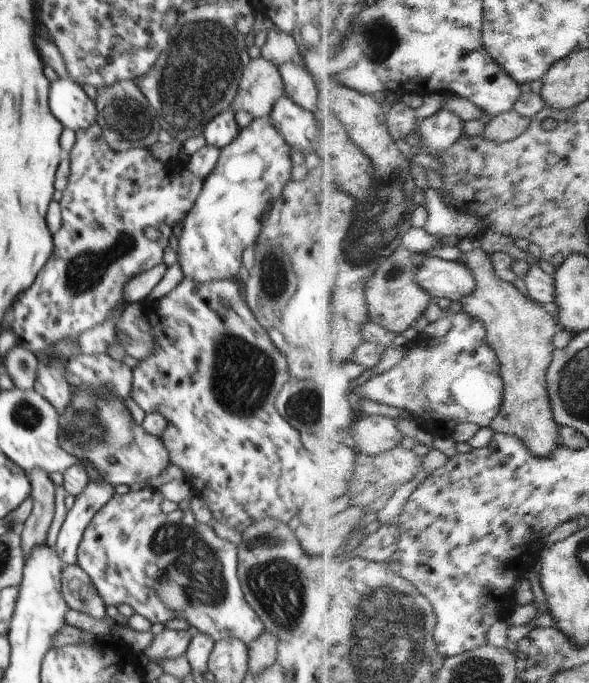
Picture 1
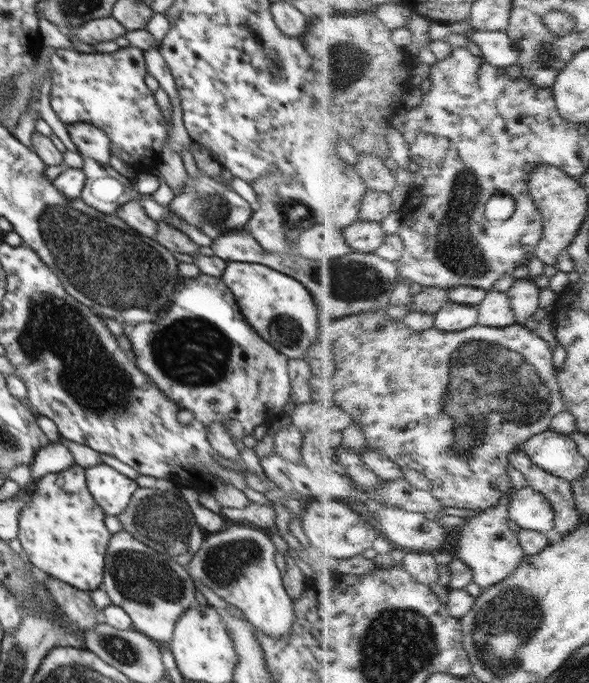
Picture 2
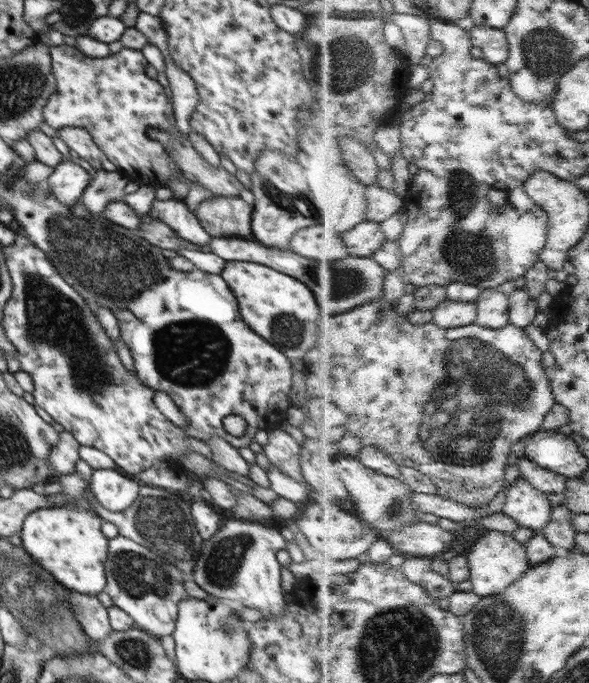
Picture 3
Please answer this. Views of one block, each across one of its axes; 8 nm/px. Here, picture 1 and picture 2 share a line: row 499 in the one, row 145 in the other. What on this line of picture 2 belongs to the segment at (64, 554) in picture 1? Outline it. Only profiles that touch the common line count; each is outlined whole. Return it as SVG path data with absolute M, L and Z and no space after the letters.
M78 121L69 124L67 131L81 155L110 165L111 141L104 130L88 124L88 122Z

